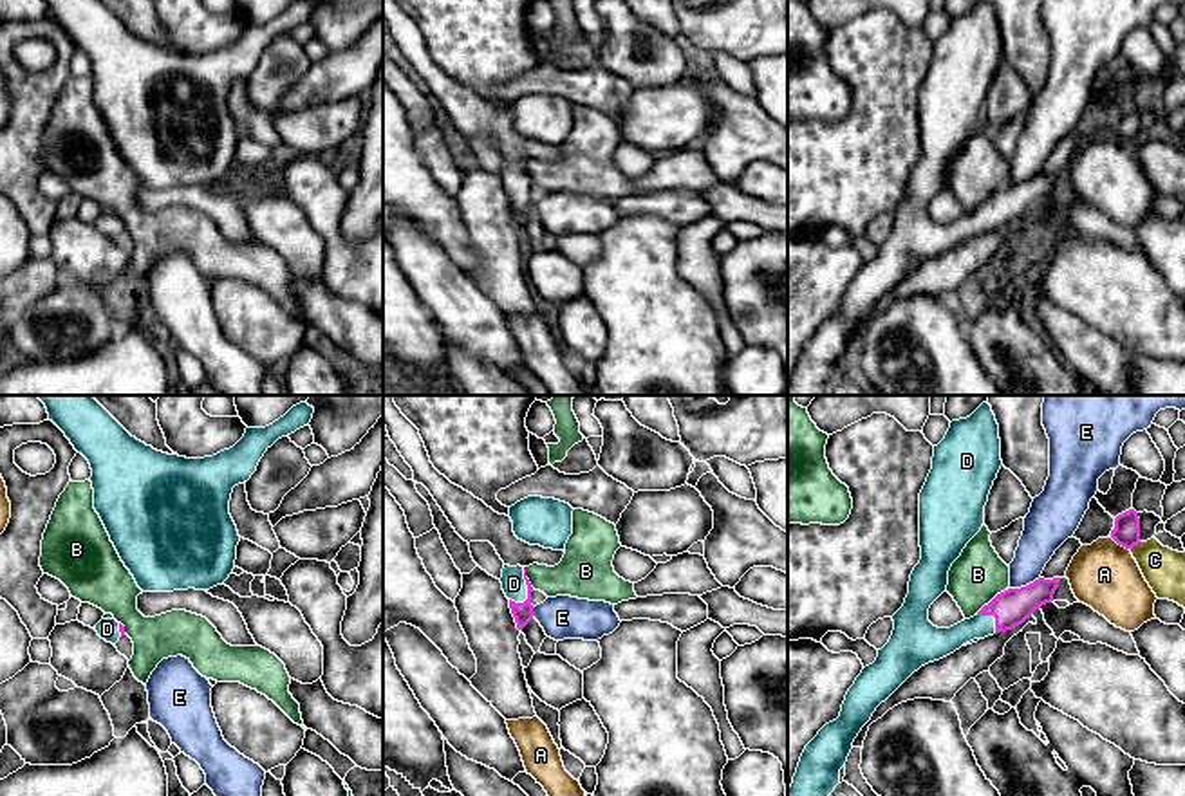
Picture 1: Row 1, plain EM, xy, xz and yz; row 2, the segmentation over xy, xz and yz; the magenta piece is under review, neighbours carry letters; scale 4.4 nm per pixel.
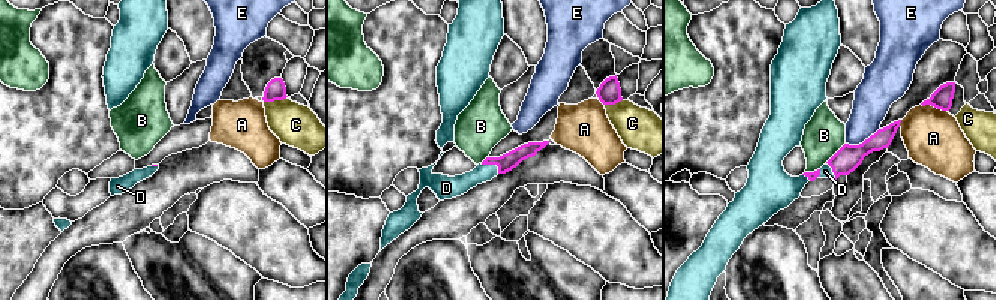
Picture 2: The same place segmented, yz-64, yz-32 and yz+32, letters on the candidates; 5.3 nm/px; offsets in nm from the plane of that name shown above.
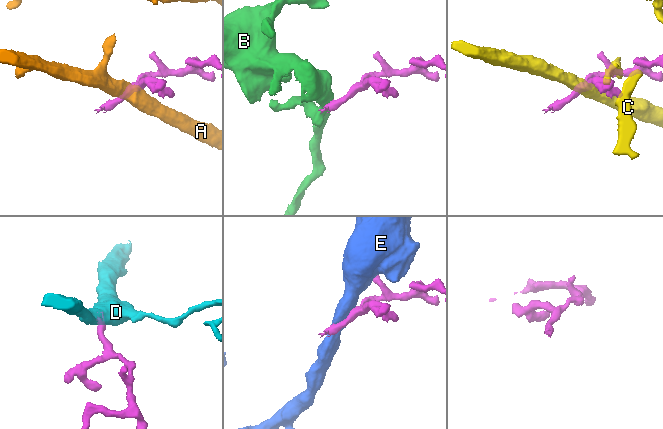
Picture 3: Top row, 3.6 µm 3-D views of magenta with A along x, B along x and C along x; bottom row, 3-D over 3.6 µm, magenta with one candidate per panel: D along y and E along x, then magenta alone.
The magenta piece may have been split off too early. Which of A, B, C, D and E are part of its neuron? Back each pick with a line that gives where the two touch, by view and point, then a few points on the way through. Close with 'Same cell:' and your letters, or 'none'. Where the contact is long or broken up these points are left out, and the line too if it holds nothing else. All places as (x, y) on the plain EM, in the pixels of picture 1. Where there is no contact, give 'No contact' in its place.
D: Touches magenta at xz (528, 185). Path across: xz (522, 208), (528, 185), (519, 185), (513, 179)
Same cell: D

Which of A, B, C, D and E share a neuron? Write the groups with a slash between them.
A / B / C / D / E

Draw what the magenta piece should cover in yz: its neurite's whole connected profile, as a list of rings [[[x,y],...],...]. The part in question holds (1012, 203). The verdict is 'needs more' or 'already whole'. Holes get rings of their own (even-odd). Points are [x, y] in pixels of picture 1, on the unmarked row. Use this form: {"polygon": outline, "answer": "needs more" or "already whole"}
{"polygon": [[[981,0],[966,14],[952,16],[945,34],[934,42],[932,65],[919,88],[921,155],[910,170],[903,202],[892,211],[892,231],[878,245],[876,256],[865,262],[849,283],[840,312],[826,319],[806,341],[788,386],[788,395],[827,395],[840,379],[840,365],[845,361],[853,338],[862,323],[871,316],[876,303],[921,262],[954,249],[974,235],[1012,226],[1022,220],[1037,204],[1053,197],[1062,173],[1039,173],[1026,182],[1008,184],[997,190],[974,213],[950,224],[938,224],[928,217],[930,200],[947,188],[952,159],[984,119],[984,101],[1001,61],[999,20],[990,0]]], "answer": "needs more"}

